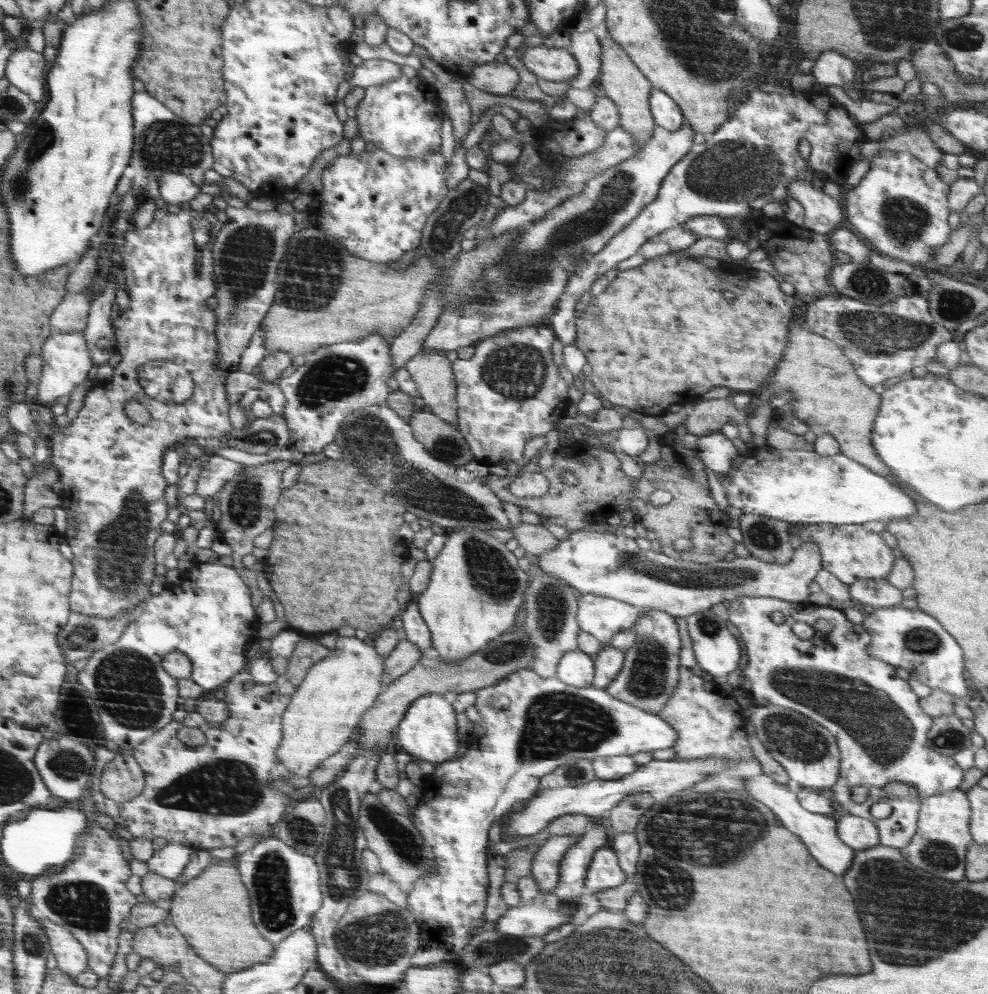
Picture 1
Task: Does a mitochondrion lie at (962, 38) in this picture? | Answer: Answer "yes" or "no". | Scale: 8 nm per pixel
yes

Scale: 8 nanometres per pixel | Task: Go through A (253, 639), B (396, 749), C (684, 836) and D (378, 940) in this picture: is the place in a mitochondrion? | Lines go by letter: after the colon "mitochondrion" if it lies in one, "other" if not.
A: other
B: other
C: mitochondrion
D: mitochondrion

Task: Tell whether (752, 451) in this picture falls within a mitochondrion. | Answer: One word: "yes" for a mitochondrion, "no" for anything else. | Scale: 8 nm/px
no

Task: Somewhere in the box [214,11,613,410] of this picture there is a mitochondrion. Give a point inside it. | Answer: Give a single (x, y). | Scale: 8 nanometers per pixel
(247, 258)

